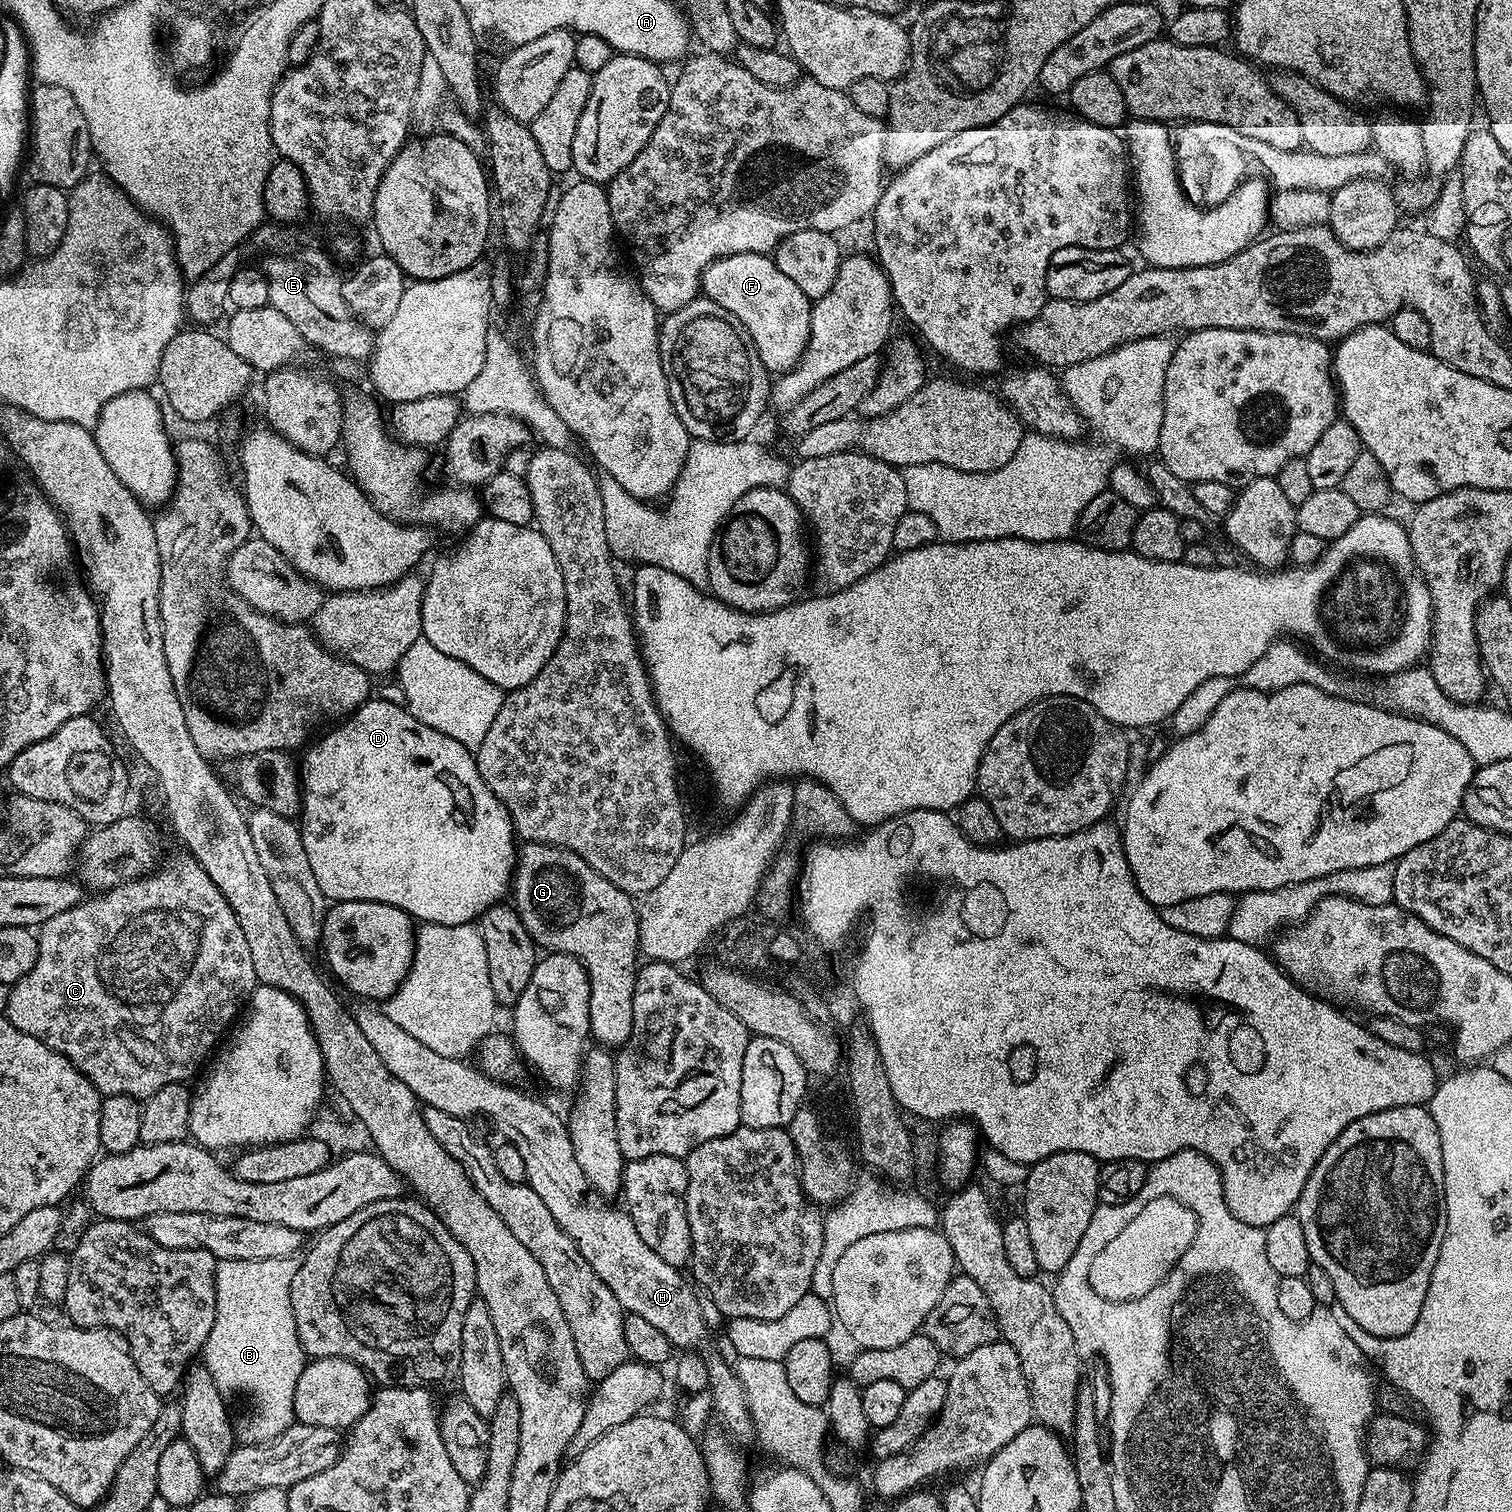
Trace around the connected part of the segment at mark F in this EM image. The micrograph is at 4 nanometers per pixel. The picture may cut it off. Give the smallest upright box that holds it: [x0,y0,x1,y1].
[702,252,813,373]

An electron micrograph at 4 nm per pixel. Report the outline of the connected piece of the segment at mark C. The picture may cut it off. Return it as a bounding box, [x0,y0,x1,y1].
[6,854,257,1102]

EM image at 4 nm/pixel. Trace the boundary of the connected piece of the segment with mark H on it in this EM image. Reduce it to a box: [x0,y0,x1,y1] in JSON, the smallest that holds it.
[354,1007,710,1349]

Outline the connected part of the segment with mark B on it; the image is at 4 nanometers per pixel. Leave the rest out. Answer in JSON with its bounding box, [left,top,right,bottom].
[202,1256,306,1444]

